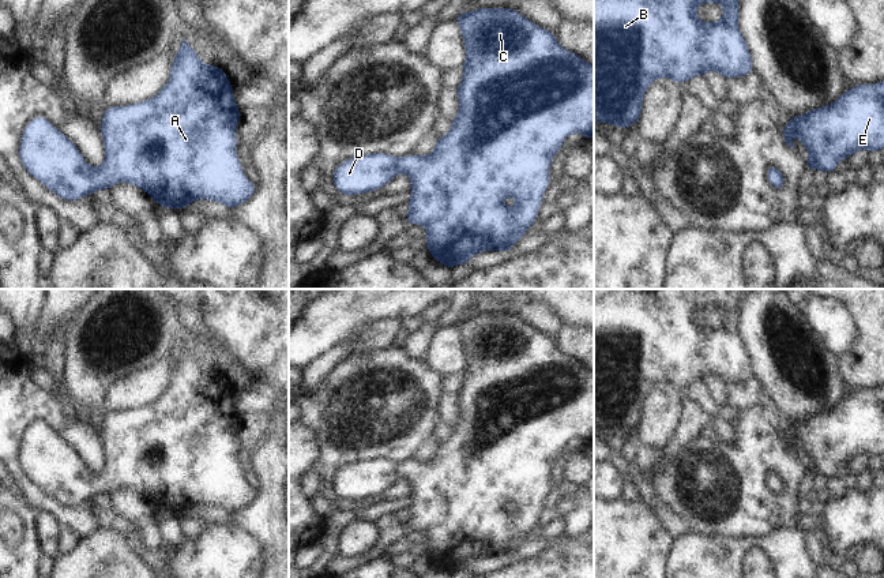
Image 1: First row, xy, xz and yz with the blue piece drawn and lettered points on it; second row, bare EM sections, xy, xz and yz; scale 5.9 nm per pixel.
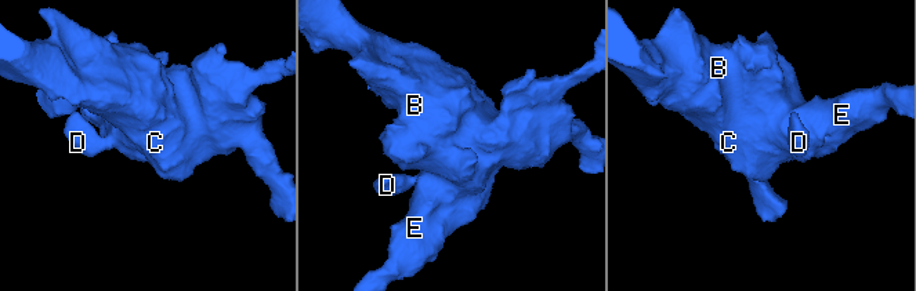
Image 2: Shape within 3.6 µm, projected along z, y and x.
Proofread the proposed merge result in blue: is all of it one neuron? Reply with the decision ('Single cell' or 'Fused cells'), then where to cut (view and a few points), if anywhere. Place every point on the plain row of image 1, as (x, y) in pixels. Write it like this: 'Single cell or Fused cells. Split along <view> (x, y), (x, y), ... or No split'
Single cell. No split.

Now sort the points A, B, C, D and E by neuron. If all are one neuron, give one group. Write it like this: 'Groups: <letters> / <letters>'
Groups: A B C D E.

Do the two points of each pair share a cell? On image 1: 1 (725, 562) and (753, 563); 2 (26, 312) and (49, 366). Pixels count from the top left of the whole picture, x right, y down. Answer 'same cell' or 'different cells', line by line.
1: different cells
2: different cells

